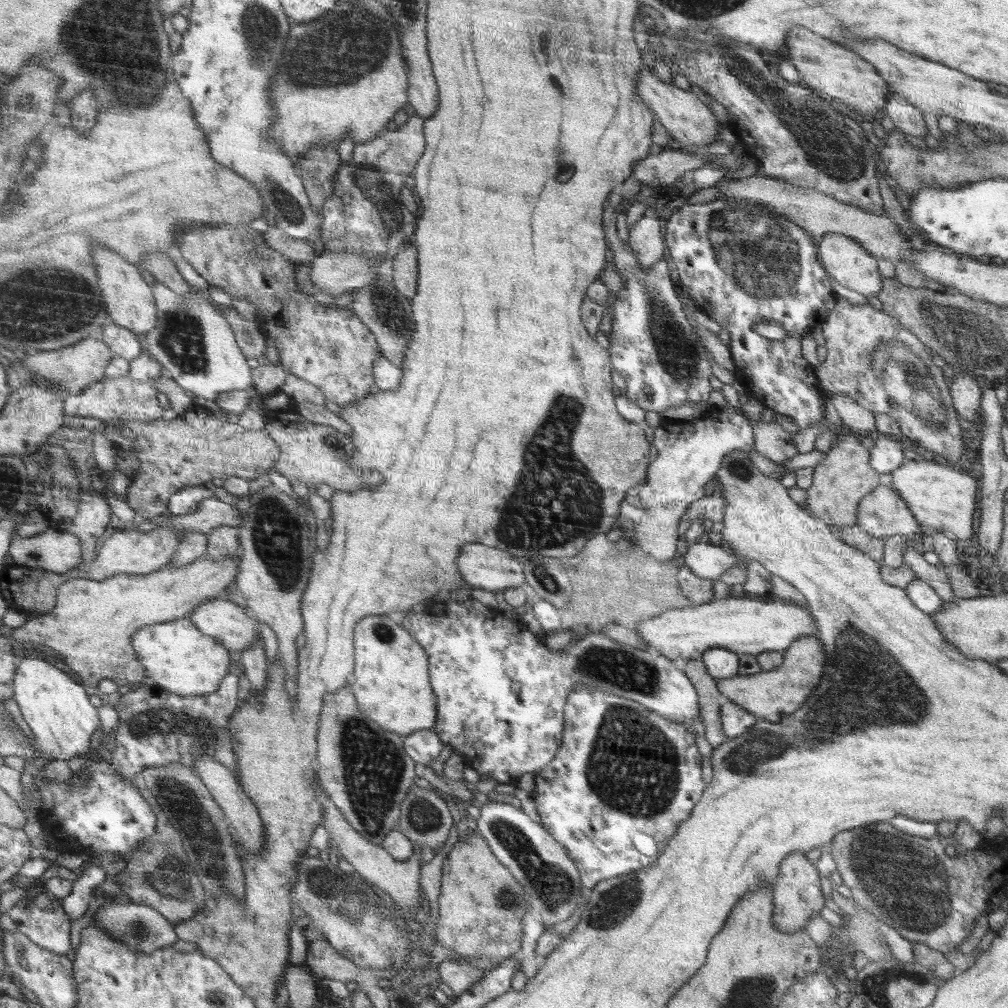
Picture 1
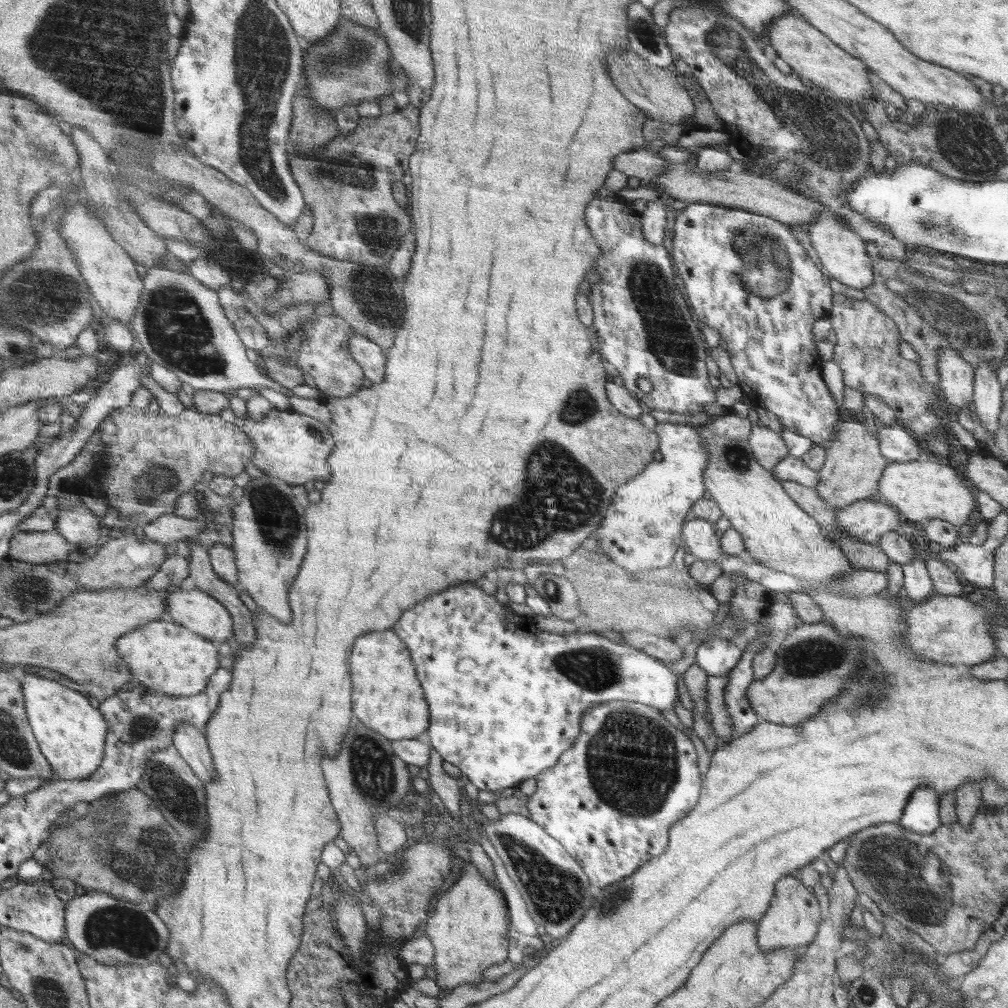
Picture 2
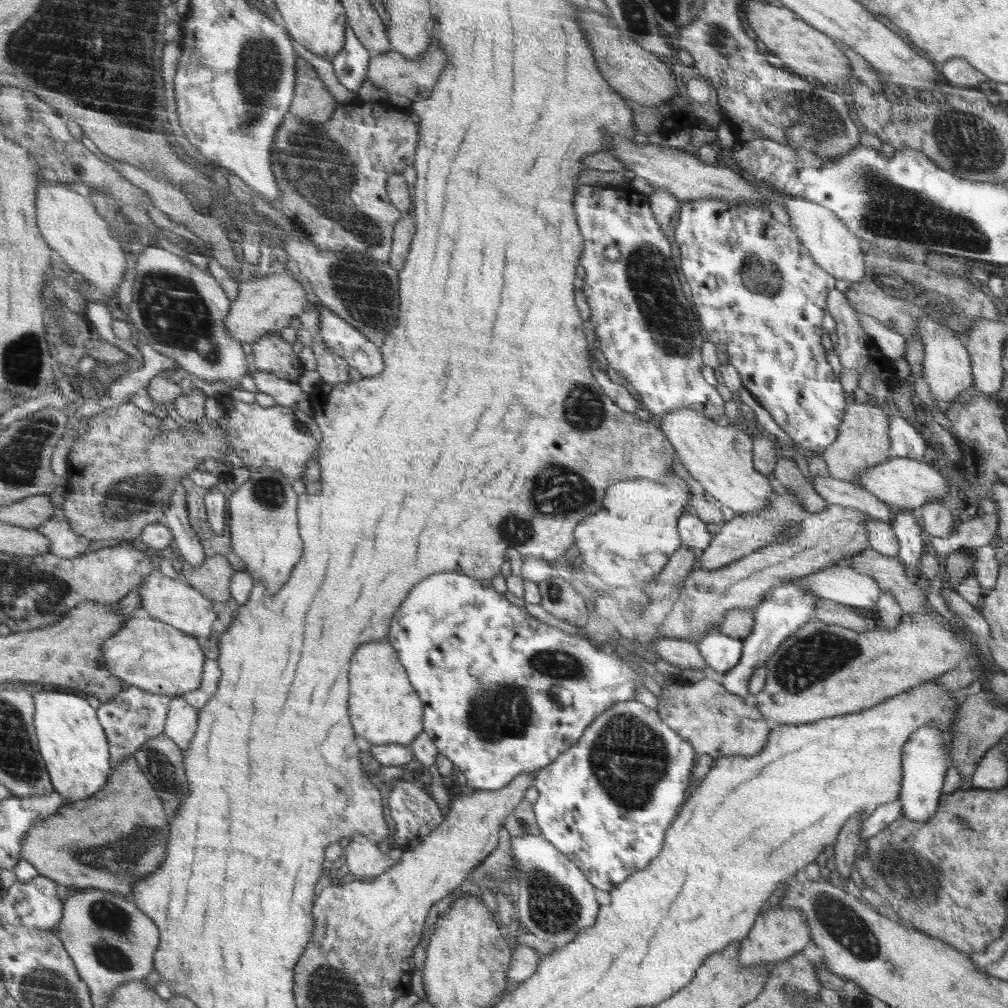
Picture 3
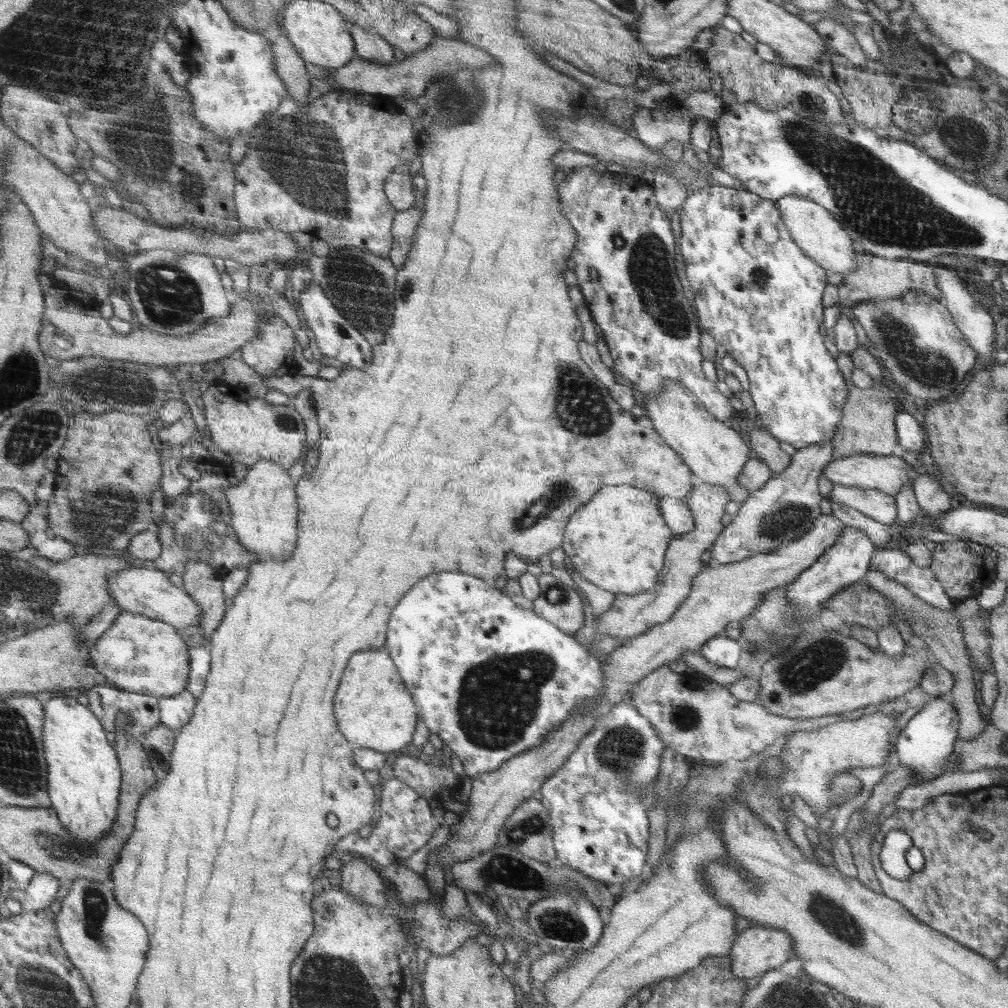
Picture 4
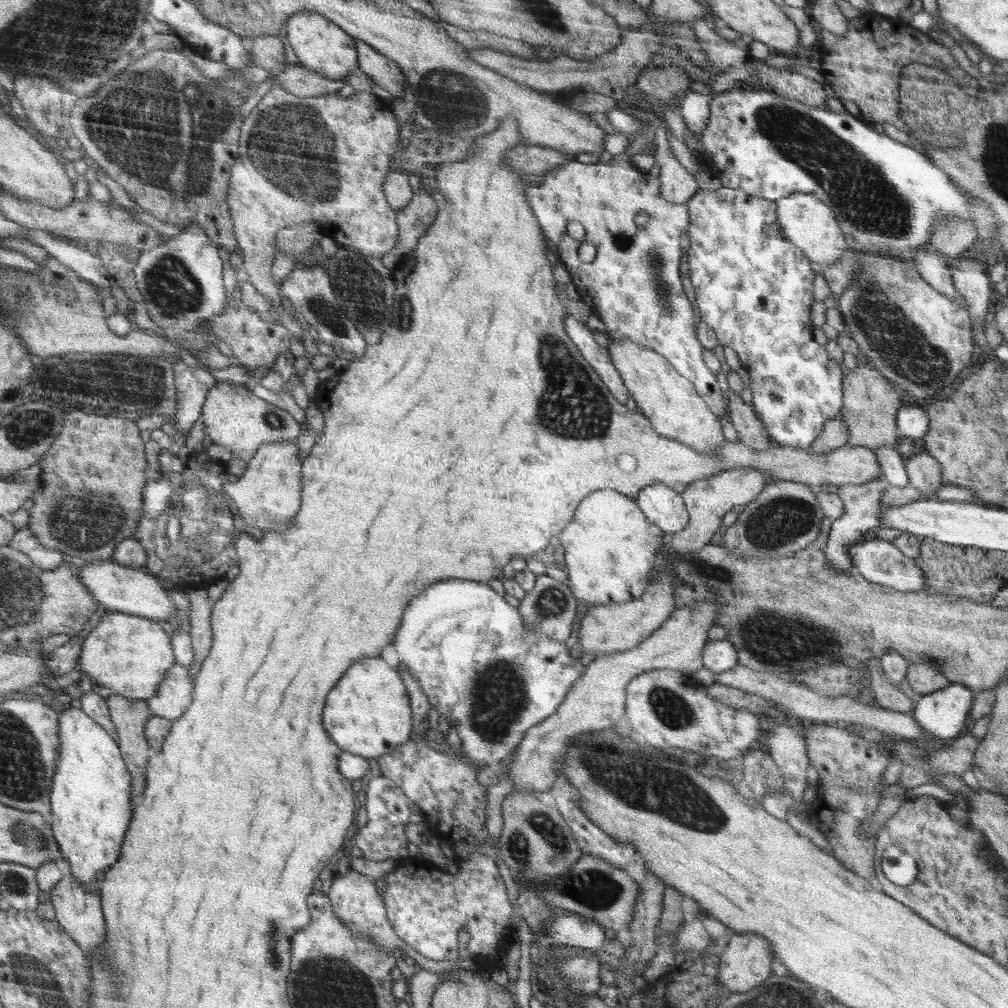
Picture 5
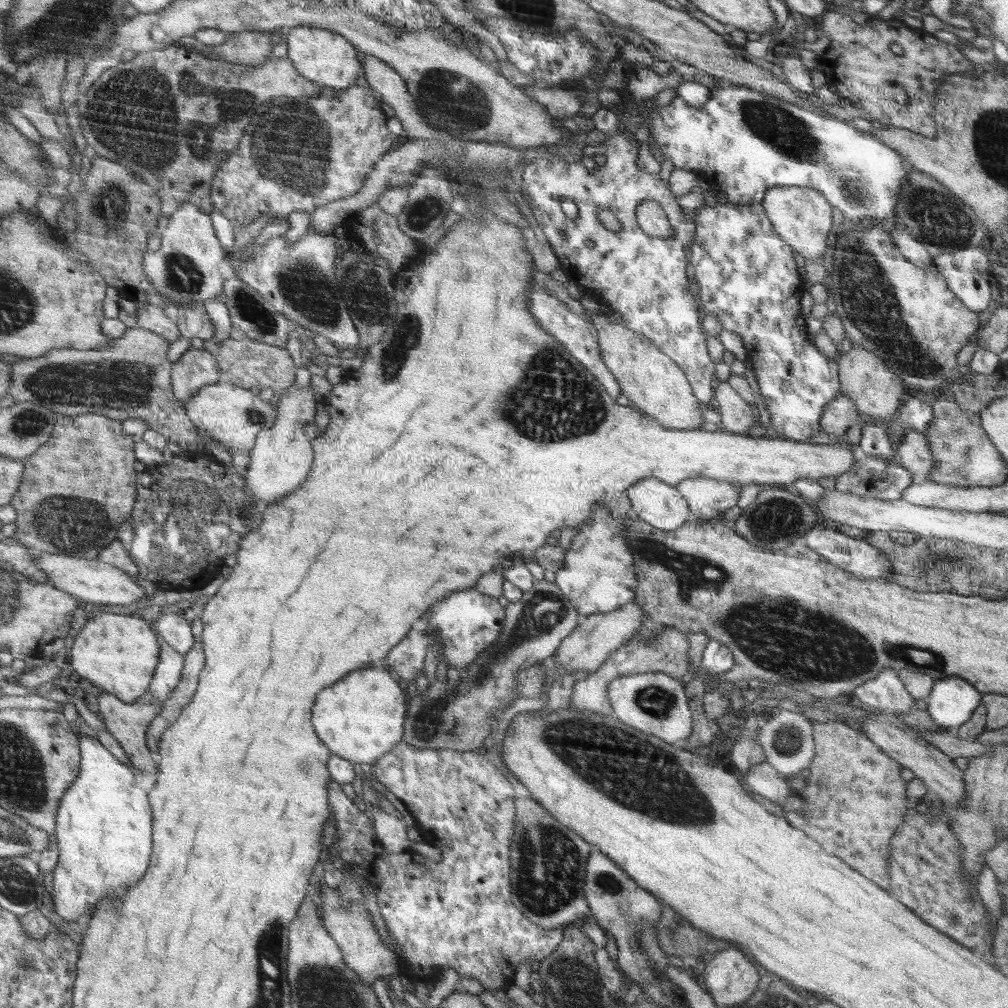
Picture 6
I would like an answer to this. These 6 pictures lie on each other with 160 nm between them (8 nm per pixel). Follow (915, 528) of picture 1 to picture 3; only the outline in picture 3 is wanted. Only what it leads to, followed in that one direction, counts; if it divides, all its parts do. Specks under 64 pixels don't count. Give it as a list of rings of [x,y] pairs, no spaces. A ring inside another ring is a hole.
[[[829,504],[822,512],[809,513],[803,519],[802,530],[792,538],[758,549],[722,569],[695,567],[683,581],[678,600],[658,628],[658,638],[674,637],[698,643],[706,633],[718,631],[730,610],[755,608],[769,592],[789,578],[816,573],[868,548],[866,526],[870,521],[876,520],[865,511]]]

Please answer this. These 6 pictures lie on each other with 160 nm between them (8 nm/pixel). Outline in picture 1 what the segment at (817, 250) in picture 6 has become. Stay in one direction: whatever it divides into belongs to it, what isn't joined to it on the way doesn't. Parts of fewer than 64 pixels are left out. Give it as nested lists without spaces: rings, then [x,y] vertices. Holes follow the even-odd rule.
[[[826,234],[819,242],[822,265],[831,278],[866,296],[877,296],[883,288],[876,260],[860,243],[844,234]]]

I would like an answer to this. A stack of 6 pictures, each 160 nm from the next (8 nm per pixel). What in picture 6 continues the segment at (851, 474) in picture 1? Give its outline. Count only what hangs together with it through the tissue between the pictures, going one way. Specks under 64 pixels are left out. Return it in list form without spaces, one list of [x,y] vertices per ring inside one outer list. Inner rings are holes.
[[[858,345],[852,347],[849,352],[840,353],[835,359],[838,360],[841,369],[842,392],[854,401],[858,414],[861,412],[872,418],[870,422],[863,424],[876,425],[875,422],[878,420],[888,420],[900,406],[900,396],[904,394],[905,382],[889,369],[885,359],[868,350],[862,350]]]

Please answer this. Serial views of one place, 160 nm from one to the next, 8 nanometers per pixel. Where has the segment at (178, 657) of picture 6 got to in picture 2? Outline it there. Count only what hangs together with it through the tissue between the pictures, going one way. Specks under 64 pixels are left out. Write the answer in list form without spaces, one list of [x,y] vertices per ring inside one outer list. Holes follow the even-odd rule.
[[[182,723],[177,726],[176,733],[174,747],[180,756],[190,765],[202,782],[213,781],[218,774],[204,732],[191,724]]]

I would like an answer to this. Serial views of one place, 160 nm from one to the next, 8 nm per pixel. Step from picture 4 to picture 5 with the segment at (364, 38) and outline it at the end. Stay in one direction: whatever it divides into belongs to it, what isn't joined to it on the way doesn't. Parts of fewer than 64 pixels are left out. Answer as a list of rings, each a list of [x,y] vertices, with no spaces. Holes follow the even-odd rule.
[[[360,39],[357,40],[357,49],[359,68],[372,78],[375,85],[390,92],[394,98],[405,95],[406,78],[397,62]]]

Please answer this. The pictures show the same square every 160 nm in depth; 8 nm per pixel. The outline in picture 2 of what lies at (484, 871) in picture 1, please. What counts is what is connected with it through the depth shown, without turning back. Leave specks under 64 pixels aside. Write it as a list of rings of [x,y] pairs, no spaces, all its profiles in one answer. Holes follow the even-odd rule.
[[[471,862],[466,863],[458,881],[437,897],[434,914],[423,931],[434,947],[433,968],[436,984],[450,992],[462,984],[479,984],[485,970],[504,962],[508,956],[506,903],[500,892],[486,882]]]

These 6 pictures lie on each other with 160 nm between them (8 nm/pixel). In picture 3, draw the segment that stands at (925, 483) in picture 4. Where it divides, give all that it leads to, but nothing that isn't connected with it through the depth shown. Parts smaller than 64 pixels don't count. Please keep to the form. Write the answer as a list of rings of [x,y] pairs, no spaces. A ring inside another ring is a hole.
[[[932,501],[923,504],[922,520],[923,531],[927,538],[943,537],[952,534],[952,524],[956,519],[956,511],[950,508],[944,501]]]

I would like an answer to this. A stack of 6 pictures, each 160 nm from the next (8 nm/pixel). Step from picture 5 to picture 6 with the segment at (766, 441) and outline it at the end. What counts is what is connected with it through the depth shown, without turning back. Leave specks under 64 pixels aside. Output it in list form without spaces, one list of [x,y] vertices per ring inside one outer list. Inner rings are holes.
[[[727,381],[718,383],[715,402],[725,430],[748,435],[748,429],[758,419],[755,406],[744,400]]]

